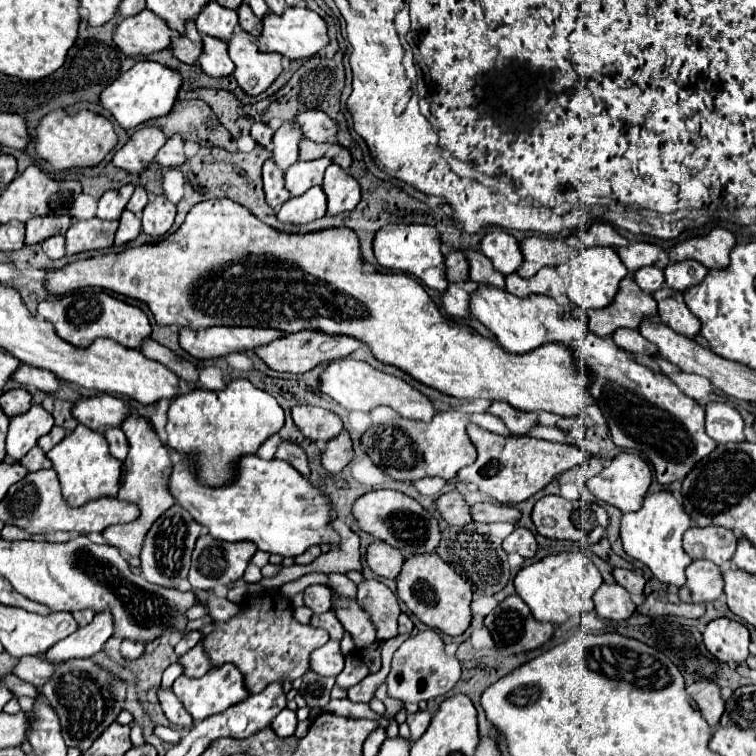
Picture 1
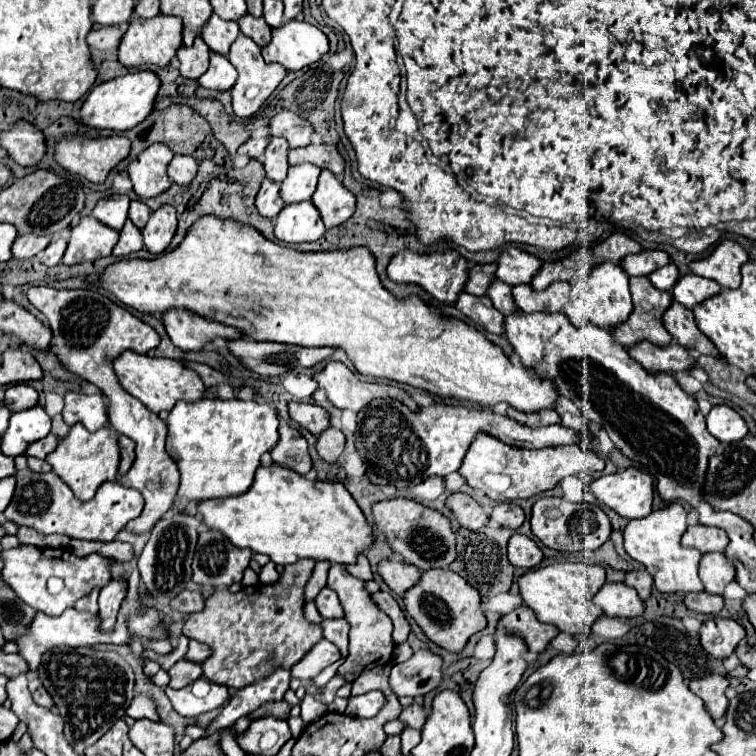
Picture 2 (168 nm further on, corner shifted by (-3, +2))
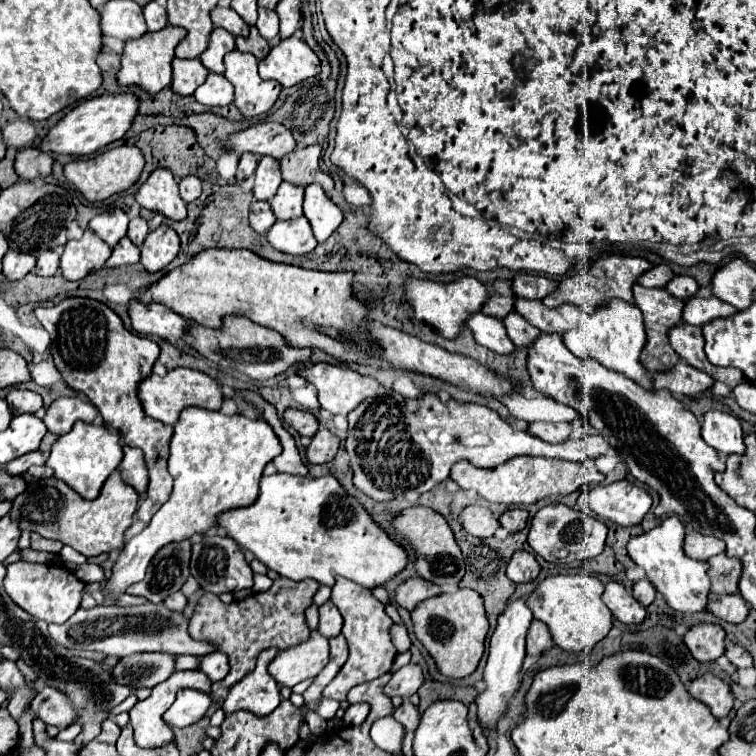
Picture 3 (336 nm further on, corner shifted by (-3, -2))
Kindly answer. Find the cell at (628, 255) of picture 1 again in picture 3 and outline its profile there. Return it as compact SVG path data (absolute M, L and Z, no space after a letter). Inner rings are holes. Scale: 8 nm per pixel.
M656 265L652 271L648 271L648 273L644 273L640 277L640 285L664 289L672 277L674 277L674 273L672 273L672 269L668 265Z

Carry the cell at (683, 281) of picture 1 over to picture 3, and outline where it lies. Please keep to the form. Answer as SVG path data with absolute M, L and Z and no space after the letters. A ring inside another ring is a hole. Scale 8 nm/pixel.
M696 297L696 299L688 299L684 307L684 323L694 327L704 327L714 319L726 319L726 317L732 317L734 313L738 313L736 307L716 297L708 297L708 299Z

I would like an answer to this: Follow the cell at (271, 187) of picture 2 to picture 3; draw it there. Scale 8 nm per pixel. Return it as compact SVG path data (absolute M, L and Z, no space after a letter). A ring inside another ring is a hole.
M254 201L250 205L250 219L248 221L250 221L250 227L256 229L256 233L266 233L276 223L276 217L272 215L268 201Z

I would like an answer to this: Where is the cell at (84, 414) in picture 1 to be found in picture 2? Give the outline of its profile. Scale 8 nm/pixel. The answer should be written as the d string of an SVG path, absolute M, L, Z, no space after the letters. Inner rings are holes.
M66 393L64 395L64 421L68 425L82 423L88 431L98 431L108 425L108 403L102 393L84 395L84 393Z

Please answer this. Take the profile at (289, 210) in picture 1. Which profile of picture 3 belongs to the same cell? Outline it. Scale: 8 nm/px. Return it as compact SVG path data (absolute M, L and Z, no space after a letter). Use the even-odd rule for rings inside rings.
M304 217L292 221L276 221L266 233L266 239L274 249L290 255L306 255L318 245L316 239L312 239L308 219Z

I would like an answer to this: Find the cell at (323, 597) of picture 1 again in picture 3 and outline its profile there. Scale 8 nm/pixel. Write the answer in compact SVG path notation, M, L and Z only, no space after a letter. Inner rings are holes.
M328 601L320 607L320 623L318 623L318 631L324 637L336 637L340 635L340 627L342 627L342 619L340 619L340 611L336 611L334 603Z

